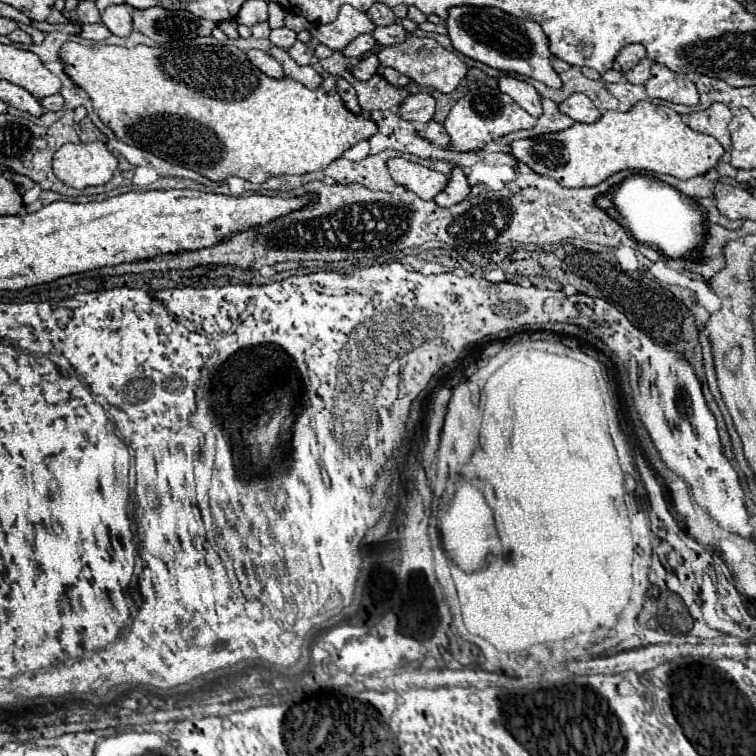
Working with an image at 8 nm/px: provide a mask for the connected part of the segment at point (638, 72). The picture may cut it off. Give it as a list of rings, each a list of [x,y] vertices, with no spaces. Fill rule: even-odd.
[[[648,58],[640,60],[628,74],[624,74],[626,80],[632,82],[632,84],[644,84],[644,82],[650,78],[650,66],[652,66],[652,64],[654,64],[654,62],[648,60]]]

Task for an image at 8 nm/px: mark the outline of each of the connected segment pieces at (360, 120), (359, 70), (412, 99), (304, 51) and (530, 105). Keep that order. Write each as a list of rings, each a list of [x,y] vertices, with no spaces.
[[[64,42],[58,54],[64,62],[64,74],[90,96],[94,112],[118,140],[142,148],[170,164],[190,168],[214,182],[230,176],[248,182],[264,182],[272,176],[324,170],[330,162],[340,158],[344,150],[378,132],[370,118],[352,114],[344,108],[336,94],[336,76],[328,76],[318,90],[308,90],[290,78],[270,80],[254,70],[246,54],[236,46],[184,46],[168,50]]]
[[[372,54],[372,56],[362,58],[362,60],[352,68],[352,74],[354,74],[356,80],[370,80],[370,78],[376,74],[376,70],[378,70],[378,58],[376,58],[376,54]]]
[[[414,94],[408,96],[398,106],[398,116],[406,122],[420,122],[426,124],[432,120],[434,114],[434,98],[430,94]]]
[[[300,40],[294,42],[294,46],[288,50],[288,54],[290,54],[298,64],[302,64],[302,66],[310,64],[312,58],[314,58],[314,52],[312,52],[304,42],[300,42]]]
[[[504,76],[498,80],[500,90],[504,94],[508,94],[520,108],[524,108],[528,114],[532,114],[534,118],[538,118],[542,114],[542,104],[540,104],[540,96],[538,92],[524,80],[512,78],[512,76]]]

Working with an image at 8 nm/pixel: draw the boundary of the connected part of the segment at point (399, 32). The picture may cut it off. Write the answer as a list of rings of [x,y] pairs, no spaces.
[[[390,24],[390,26],[376,28],[374,38],[382,46],[392,46],[392,44],[400,44],[406,38],[406,30],[400,24]]]

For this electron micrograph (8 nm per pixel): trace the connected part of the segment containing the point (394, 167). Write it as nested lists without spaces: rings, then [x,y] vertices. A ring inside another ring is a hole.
[[[390,158],[388,170],[396,184],[414,192],[422,200],[436,198],[436,194],[440,194],[448,184],[448,178],[444,174],[430,170],[426,166],[420,166],[420,164],[408,162],[404,158]]]

